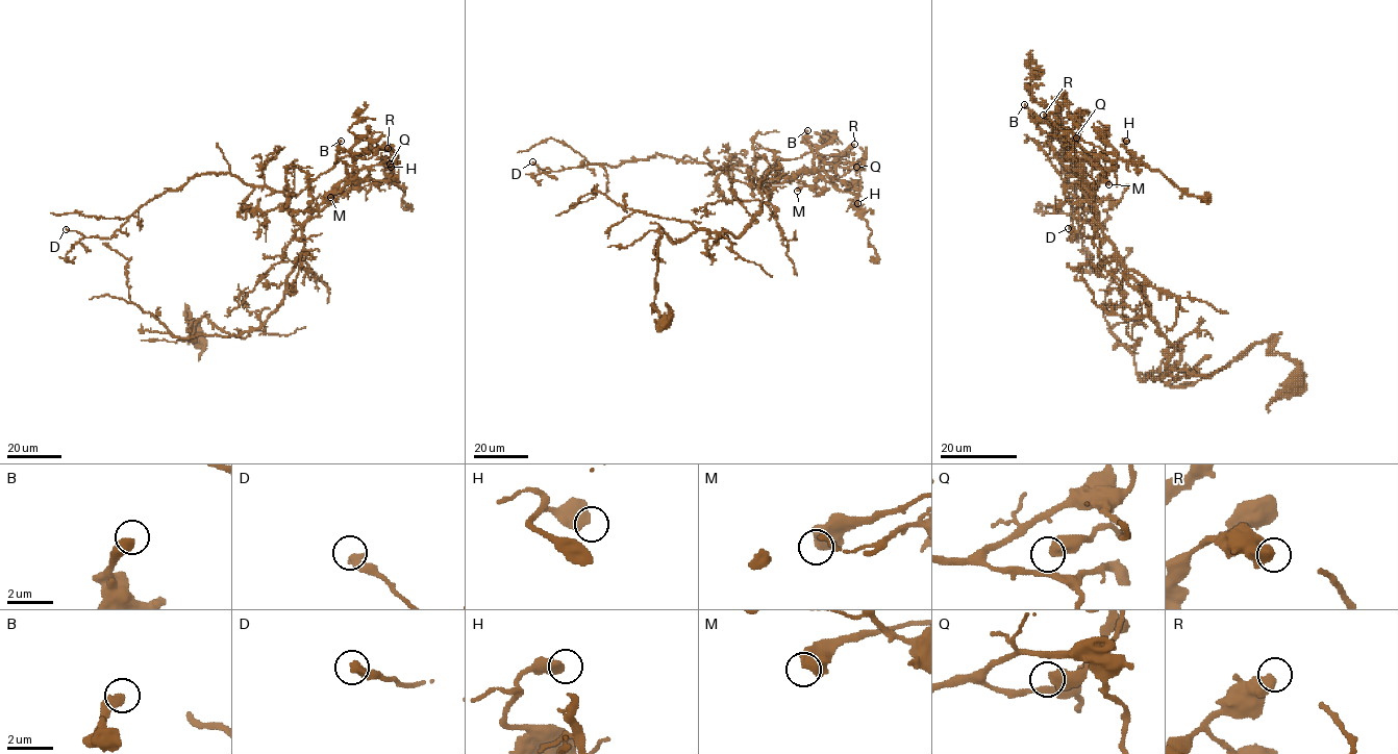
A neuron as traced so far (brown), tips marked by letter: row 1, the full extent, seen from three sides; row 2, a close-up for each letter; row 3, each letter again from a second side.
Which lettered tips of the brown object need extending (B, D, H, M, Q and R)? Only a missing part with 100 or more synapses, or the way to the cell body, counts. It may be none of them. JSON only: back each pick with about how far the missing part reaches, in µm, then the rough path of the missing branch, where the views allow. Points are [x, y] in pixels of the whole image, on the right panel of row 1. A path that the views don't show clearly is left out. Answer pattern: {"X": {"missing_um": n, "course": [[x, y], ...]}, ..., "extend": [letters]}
{"B": {"missing_um": 25, "course": [[1024, 104], [1012, 91], [1012, 78], [1006, 68], [985, 53], [987, 60]]}, "extend": ["B"]}

